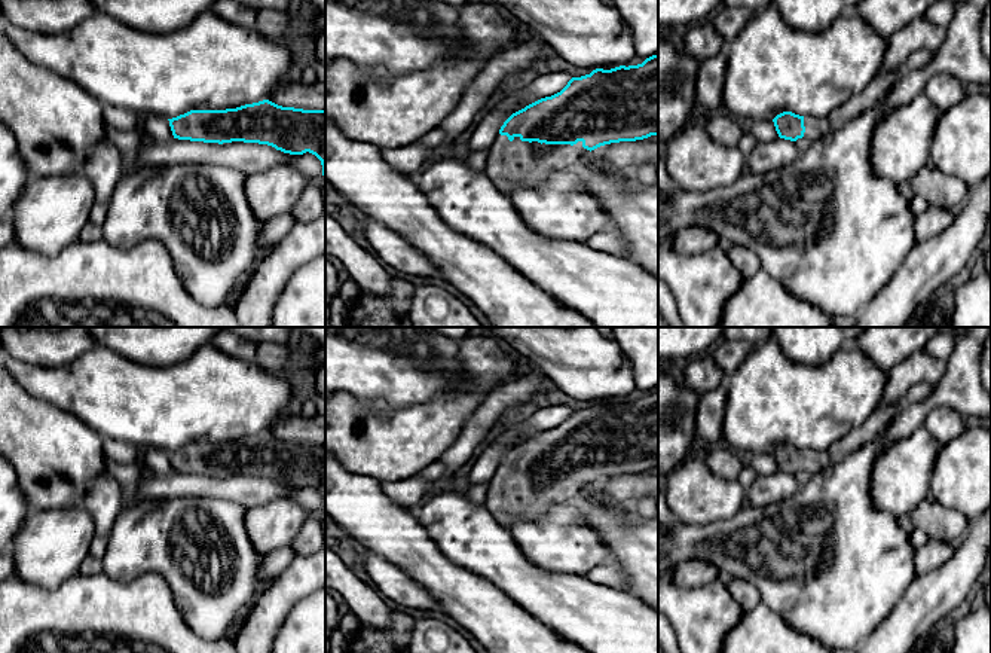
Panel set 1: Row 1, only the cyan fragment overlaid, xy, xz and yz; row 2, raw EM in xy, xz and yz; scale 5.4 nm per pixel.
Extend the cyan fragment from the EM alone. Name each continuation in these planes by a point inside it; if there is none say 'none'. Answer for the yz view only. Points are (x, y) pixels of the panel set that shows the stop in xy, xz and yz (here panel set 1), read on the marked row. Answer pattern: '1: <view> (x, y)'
1: yz (881, 84)

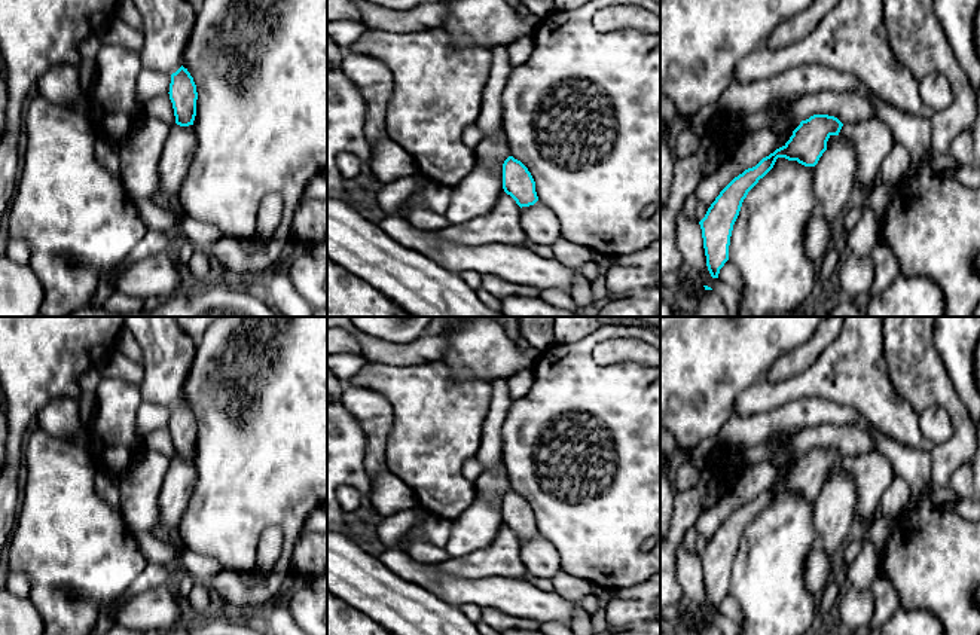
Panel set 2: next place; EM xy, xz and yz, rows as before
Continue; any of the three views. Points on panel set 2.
none

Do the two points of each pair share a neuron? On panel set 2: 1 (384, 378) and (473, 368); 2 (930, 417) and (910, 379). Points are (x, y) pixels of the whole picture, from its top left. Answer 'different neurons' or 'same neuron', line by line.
1: different neurons
2: different neurons

